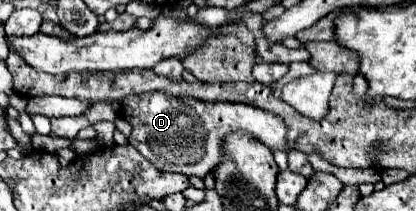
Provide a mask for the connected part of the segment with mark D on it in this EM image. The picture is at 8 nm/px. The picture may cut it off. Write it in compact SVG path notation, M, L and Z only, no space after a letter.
M148 92L128 96L122 108L124 120L132 124L128 142L144 154L160 172L180 172L186 176L204 178L222 160L224 138L232 132L244 130L260 140L270 150L288 152L288 126L278 114L248 104L206 104L192 98L176 98L162 92Z

